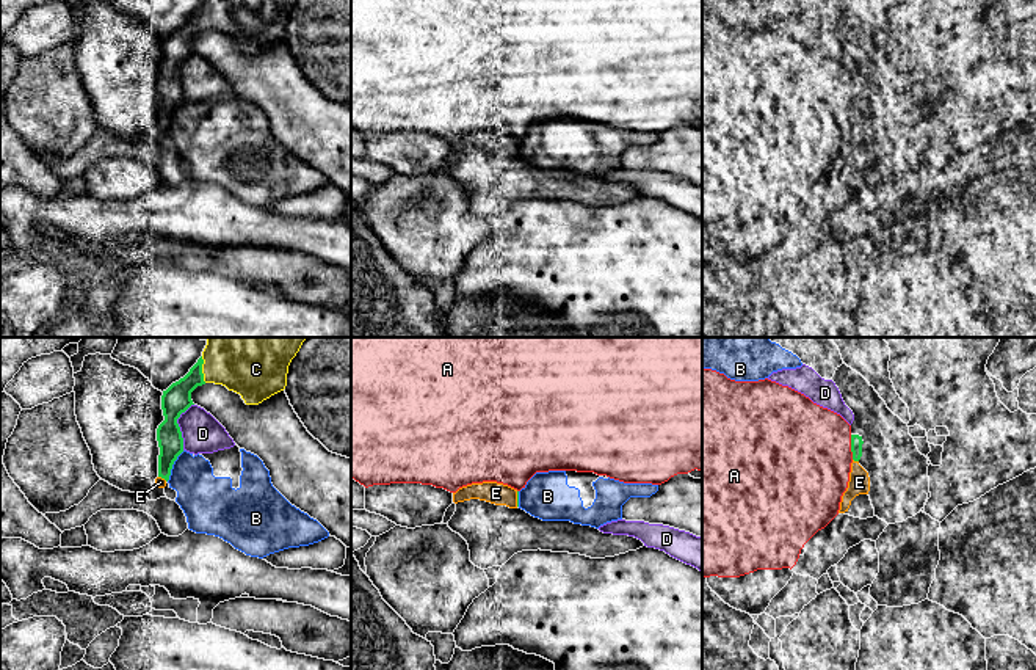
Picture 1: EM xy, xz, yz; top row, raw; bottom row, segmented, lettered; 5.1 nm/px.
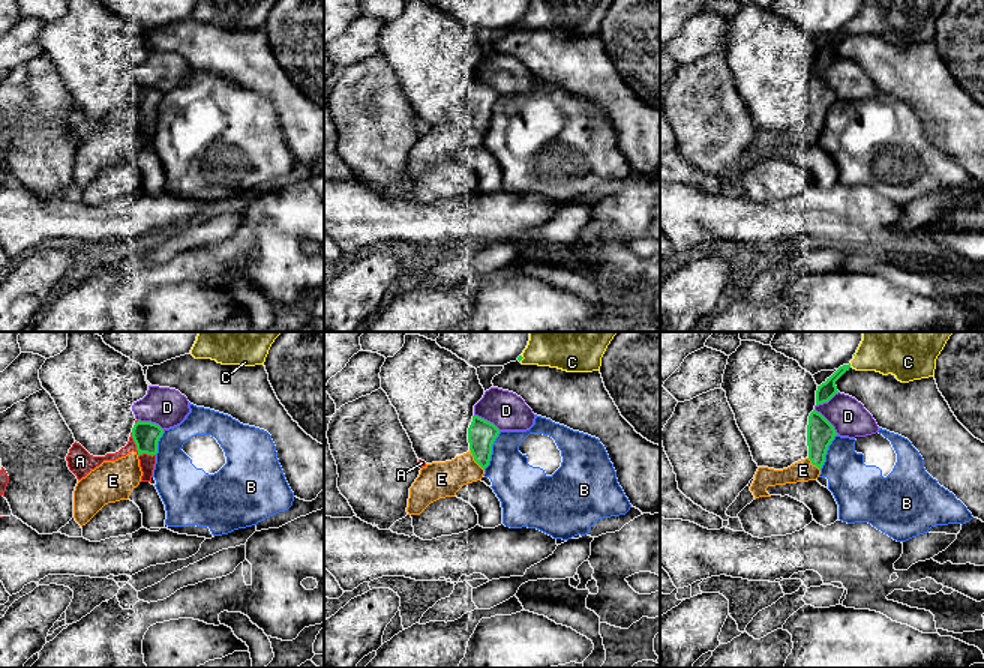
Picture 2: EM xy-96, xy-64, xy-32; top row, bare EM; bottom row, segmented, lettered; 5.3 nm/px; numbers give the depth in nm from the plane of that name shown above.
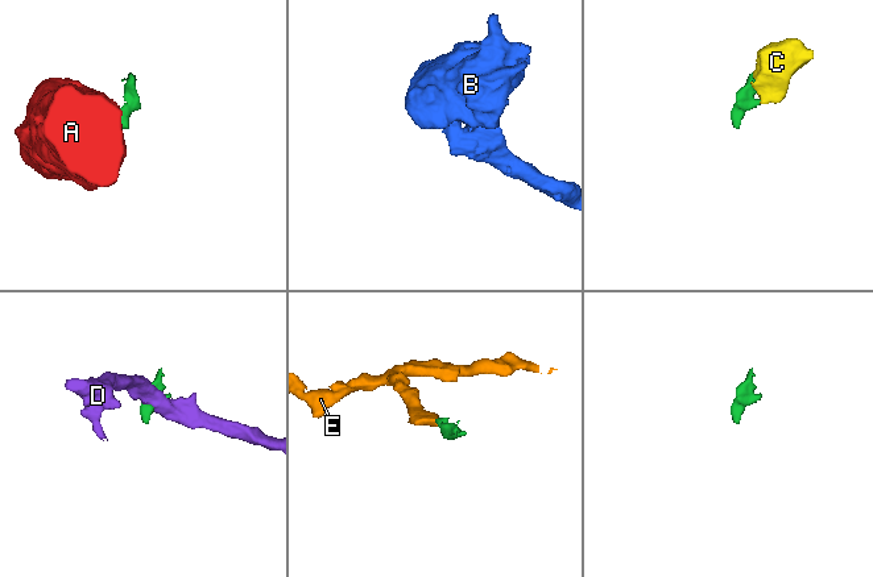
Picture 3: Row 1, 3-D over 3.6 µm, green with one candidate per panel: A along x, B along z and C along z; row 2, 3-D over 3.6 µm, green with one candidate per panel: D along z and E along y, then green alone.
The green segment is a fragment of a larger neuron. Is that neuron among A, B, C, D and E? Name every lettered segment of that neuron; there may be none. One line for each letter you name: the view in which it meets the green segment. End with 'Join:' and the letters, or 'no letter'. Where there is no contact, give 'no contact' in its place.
C: xy
E: yz
Join: C, E

